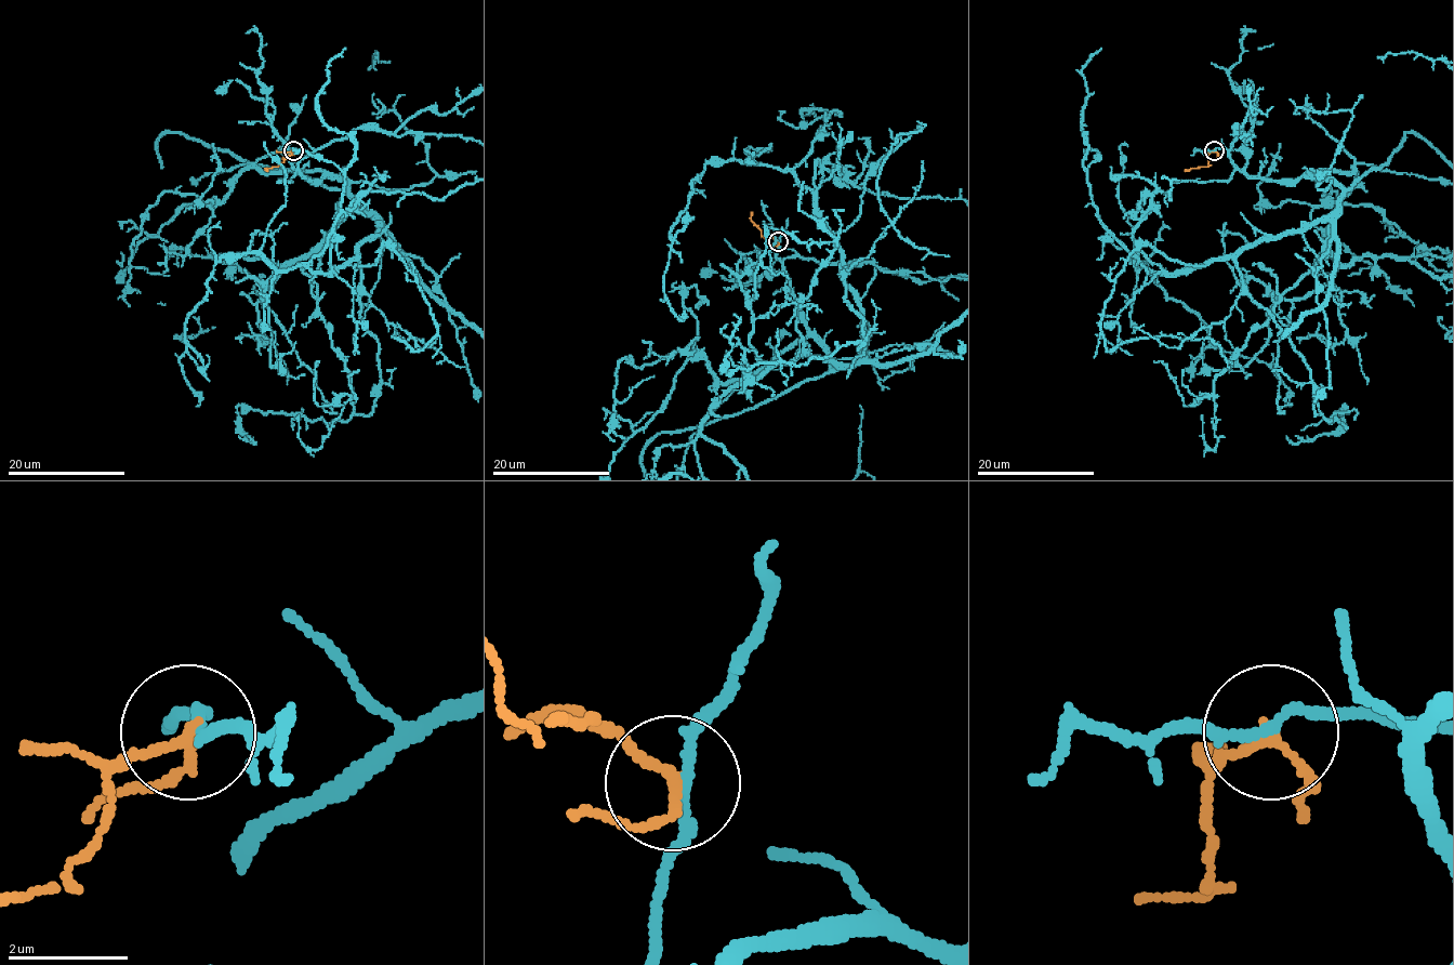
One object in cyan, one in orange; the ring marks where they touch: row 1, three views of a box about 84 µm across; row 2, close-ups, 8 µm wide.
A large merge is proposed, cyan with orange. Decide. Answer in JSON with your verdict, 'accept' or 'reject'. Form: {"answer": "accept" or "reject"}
{"answer": "reject"}

